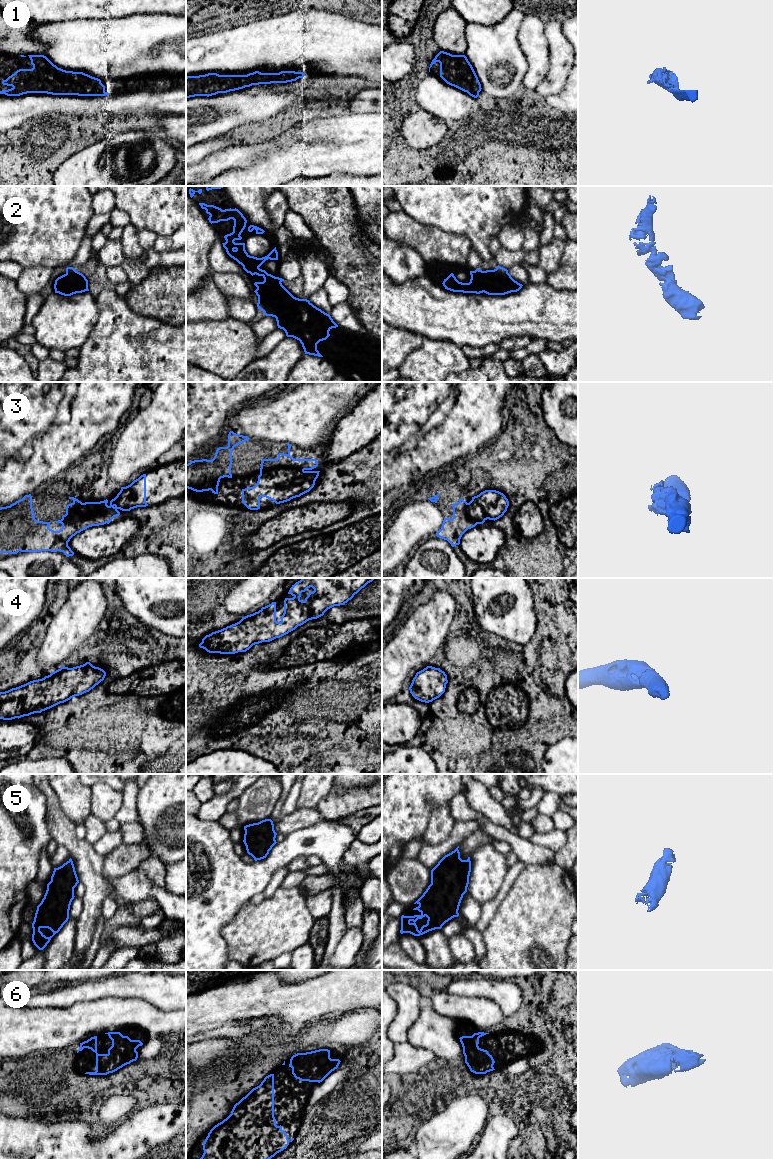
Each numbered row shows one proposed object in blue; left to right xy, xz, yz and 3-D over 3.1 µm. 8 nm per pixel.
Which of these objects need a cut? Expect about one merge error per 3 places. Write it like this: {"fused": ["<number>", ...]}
{"fused": []}

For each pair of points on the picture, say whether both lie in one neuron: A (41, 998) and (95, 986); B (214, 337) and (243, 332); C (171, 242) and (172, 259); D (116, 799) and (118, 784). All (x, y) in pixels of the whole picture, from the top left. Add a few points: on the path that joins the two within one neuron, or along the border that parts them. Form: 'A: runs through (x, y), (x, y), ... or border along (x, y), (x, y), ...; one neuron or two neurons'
A: runs through (54, 997), (82, 991); one neuron
B: runs through (221, 337), (236, 337); one neuron
C: border along (153, 247), (159, 252), (175, 249); two neurons
D: border along (105, 784), (121, 791); two neurons

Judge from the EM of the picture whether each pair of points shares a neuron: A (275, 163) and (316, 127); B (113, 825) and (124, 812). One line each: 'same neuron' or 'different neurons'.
A: same neuron
B: different neurons

